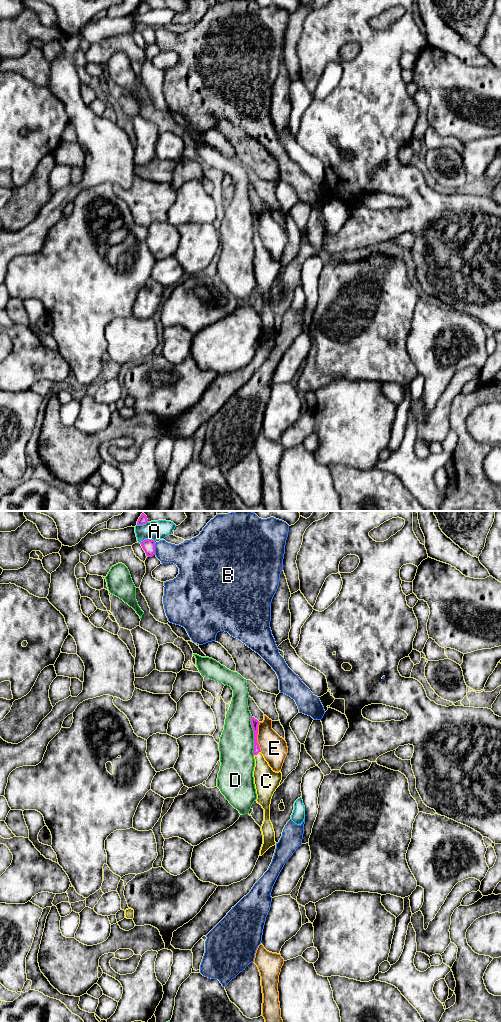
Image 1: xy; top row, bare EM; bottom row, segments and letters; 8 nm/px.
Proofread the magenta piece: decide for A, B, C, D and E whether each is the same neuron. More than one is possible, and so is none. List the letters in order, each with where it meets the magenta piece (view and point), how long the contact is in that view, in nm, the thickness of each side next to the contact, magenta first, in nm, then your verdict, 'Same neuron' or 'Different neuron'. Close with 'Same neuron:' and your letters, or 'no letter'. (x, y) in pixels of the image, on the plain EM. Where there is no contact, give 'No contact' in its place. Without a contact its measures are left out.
A: Touches magenta at xy (147, 27). Shared border 120 nm. Thickness 100 nm (magenta) against 160 nm. Different neuron
B: Touches magenta at xy (154, 37). Shared border 100 nm. Thickness 100 nm (magenta) against 200 nm. Different neuron
C: Touches magenta at xy (257, 241). Shared border 70 nm. Thickness 60 nm (magenta) against 200 nm. Same neuron
D: Touches magenta at xy (254, 223). Shared border 320 nm. Thickness 60 nm (magenta) against 280 nm. Different neuron
E: Touches magenta at xy (256, 225). Shared border 240 nm. Thickness 60 nm (magenta) against 220 nm. Different neuron
Same neuron: C

